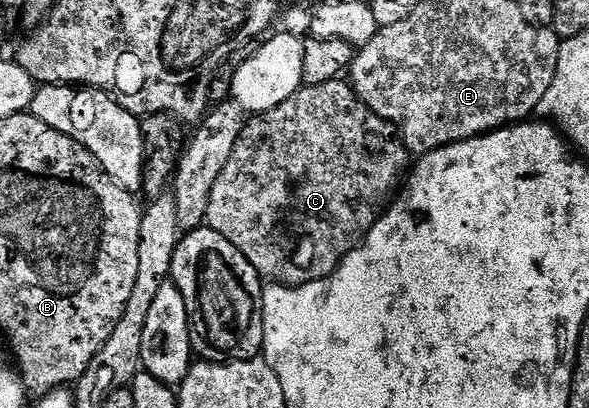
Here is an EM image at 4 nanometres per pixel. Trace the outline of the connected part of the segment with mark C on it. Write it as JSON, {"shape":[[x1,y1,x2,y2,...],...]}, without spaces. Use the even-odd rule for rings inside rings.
{"shape":[[338,79,322,85,305,85,273,110,258,113,246,120,245,129,235,143,235,151,231,151,231,159,227,159,227,167,223,167,219,179,215,179,215,187,211,187,211,203,207,203,205,219,208,228,219,231,219,235,223,235,230,241,248,259,251,267,255,267,255,271,260,273,262,278,290,287,322,281,324,277,331,276,341,264,342,259,364,241,371,227,375,227,377,220,393,204,402,188,403,178,410,165,411,154,401,141,398,130,387,119,375,115,375,111,368,109,357,98,357,92,353,90,348,80]]}

